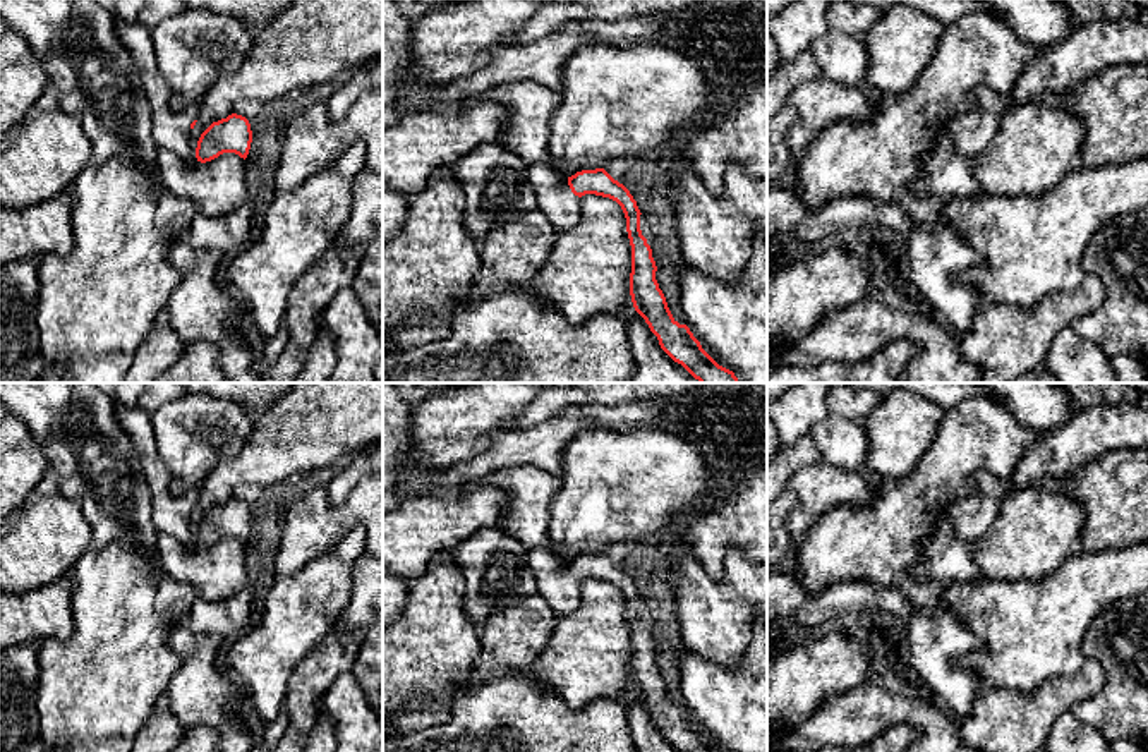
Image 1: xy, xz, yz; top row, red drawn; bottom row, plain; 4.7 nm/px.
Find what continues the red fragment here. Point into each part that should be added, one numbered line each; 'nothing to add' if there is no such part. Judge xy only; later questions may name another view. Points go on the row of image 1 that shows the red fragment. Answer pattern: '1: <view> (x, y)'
1: xy (170, 129)

